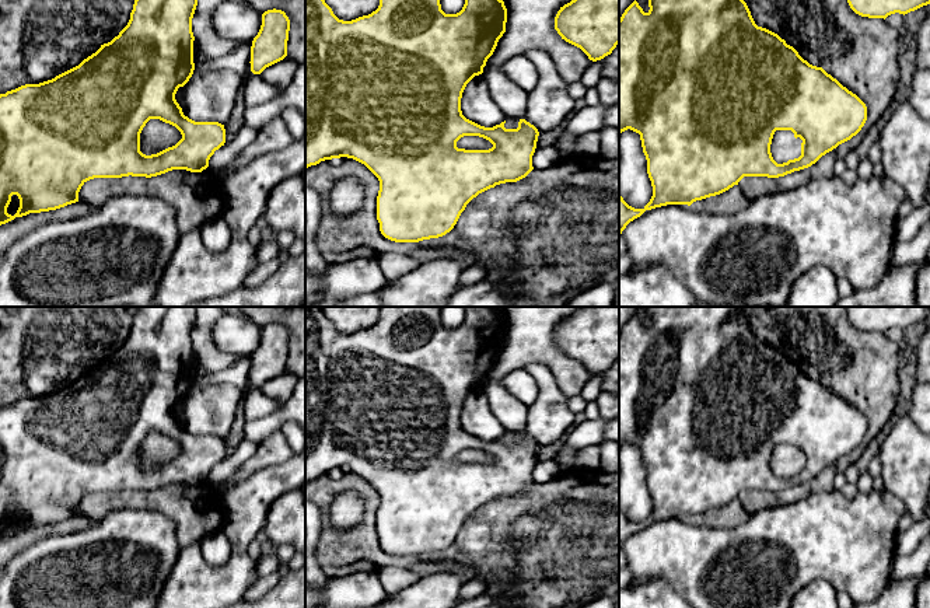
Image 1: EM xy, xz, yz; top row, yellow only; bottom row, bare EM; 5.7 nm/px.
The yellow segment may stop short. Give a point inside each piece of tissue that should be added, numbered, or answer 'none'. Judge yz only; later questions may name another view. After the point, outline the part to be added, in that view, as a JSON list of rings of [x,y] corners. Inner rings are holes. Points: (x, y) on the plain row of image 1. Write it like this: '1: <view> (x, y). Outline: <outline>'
none

